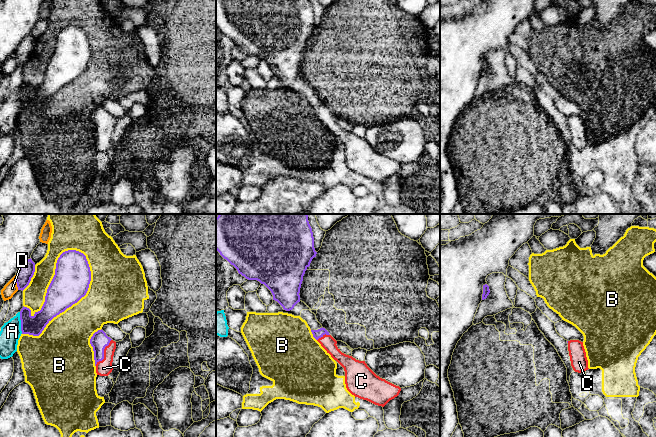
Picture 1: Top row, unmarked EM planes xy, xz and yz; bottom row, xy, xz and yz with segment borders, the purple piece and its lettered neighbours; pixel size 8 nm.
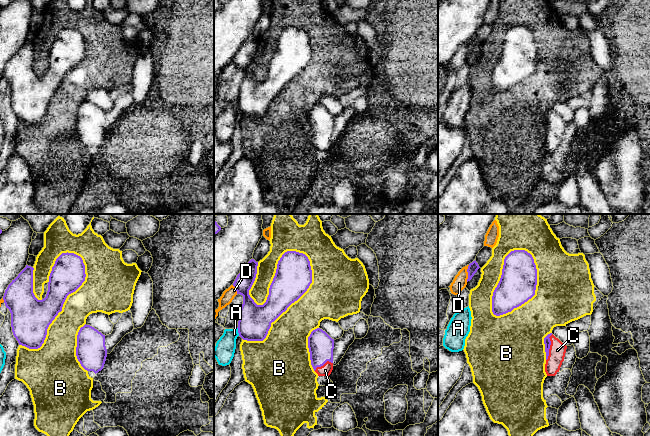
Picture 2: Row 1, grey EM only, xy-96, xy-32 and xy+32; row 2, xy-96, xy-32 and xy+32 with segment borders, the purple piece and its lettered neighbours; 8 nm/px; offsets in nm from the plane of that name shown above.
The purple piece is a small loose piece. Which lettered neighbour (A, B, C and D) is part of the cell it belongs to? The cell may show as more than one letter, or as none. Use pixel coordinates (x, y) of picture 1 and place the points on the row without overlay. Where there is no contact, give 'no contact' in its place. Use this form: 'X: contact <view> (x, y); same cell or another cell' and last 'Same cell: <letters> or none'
A: contact xy (21, 99); another cell
B: contact xy (73, 79); another cell
C: contact xy (103, 129); same cell
D: contact xy (16, 58); another cell
Same cell: C

